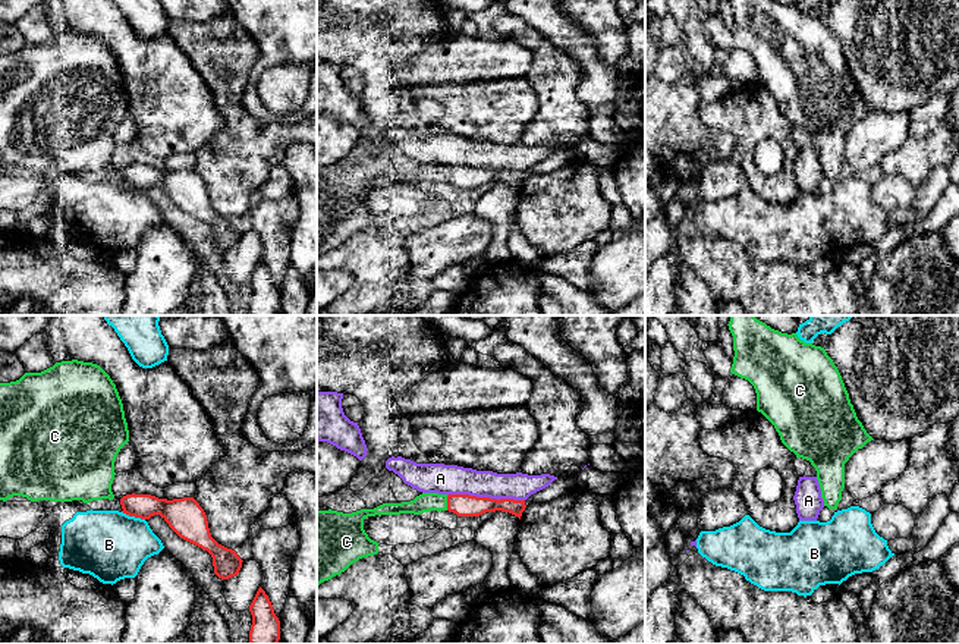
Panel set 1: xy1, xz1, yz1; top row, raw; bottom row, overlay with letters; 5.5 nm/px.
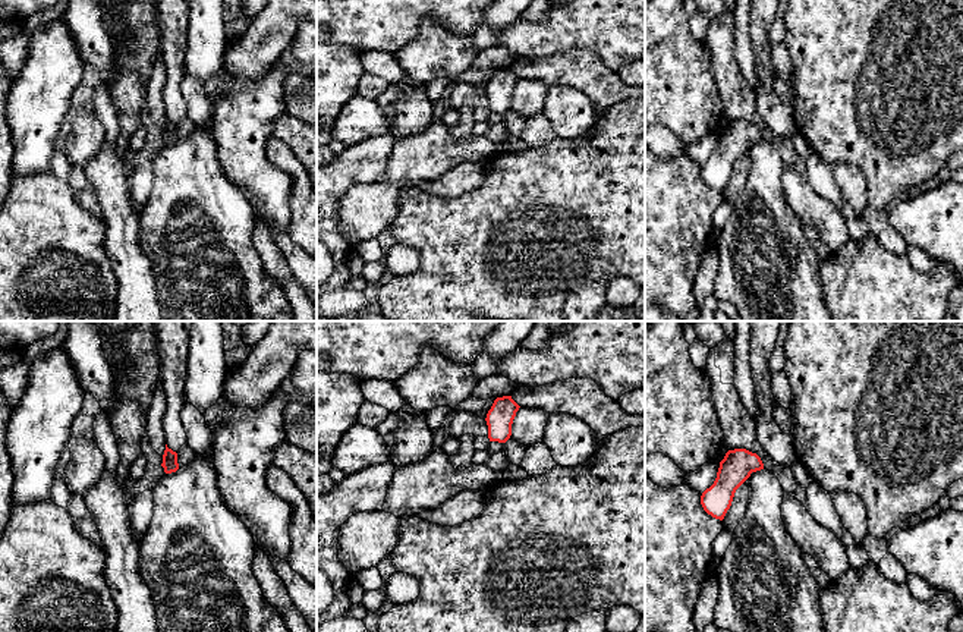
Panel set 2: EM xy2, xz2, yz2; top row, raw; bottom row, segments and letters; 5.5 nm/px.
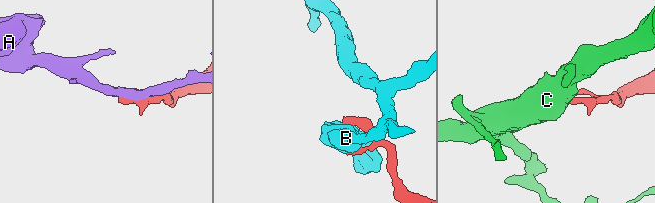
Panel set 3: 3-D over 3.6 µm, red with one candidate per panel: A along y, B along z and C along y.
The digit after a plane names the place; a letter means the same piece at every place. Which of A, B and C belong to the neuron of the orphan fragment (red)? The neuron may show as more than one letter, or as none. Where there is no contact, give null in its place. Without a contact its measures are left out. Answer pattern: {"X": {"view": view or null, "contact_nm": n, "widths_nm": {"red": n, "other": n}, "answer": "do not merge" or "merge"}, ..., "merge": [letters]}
{"A": {"view": "xz1", "contact_nm": 420, "widths_nm": {"red": 130, "other": 160}, "answer": "do not merge"}, "B": {"view": "xy1", "contact_nm": 140, "widths_nm": {"red": 170, "other": 380}, "answer": "do not merge"}, "C": {"view": "xz1", "contact_nm": 80, "widths_nm": {"red": 130, "other": 110}, "answer": "merge"}, "merge": ["C"]}

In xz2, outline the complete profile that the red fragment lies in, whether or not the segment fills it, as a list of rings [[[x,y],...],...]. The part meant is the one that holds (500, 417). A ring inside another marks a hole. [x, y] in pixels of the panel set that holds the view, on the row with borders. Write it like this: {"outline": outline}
{"outline": [[[512,396],[497,397],[487,414],[490,441],[506,443],[512,436],[512,424],[519,411]]]}

